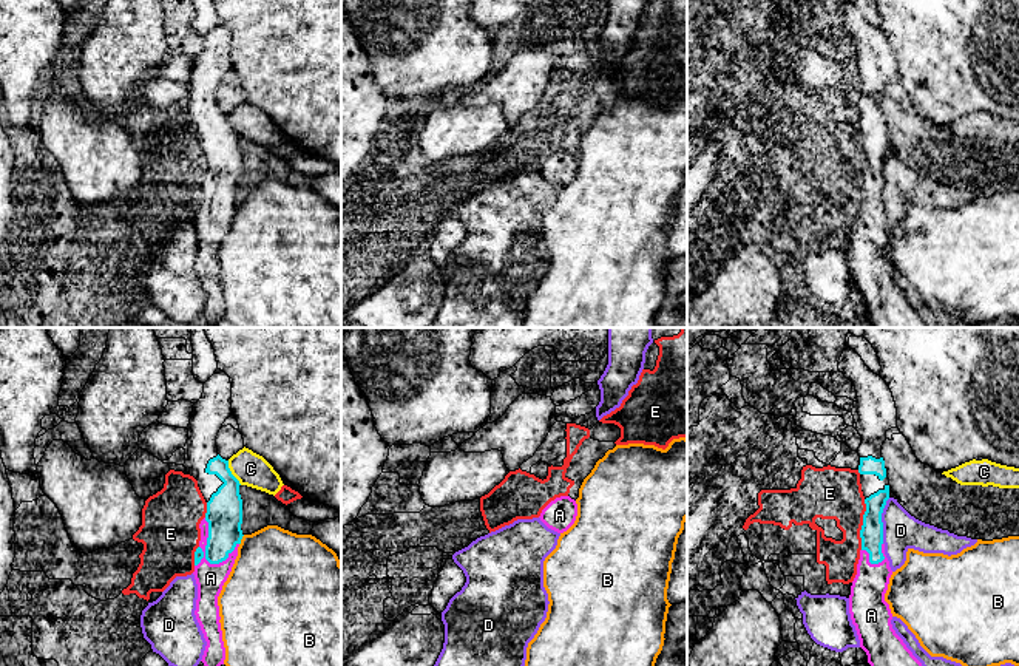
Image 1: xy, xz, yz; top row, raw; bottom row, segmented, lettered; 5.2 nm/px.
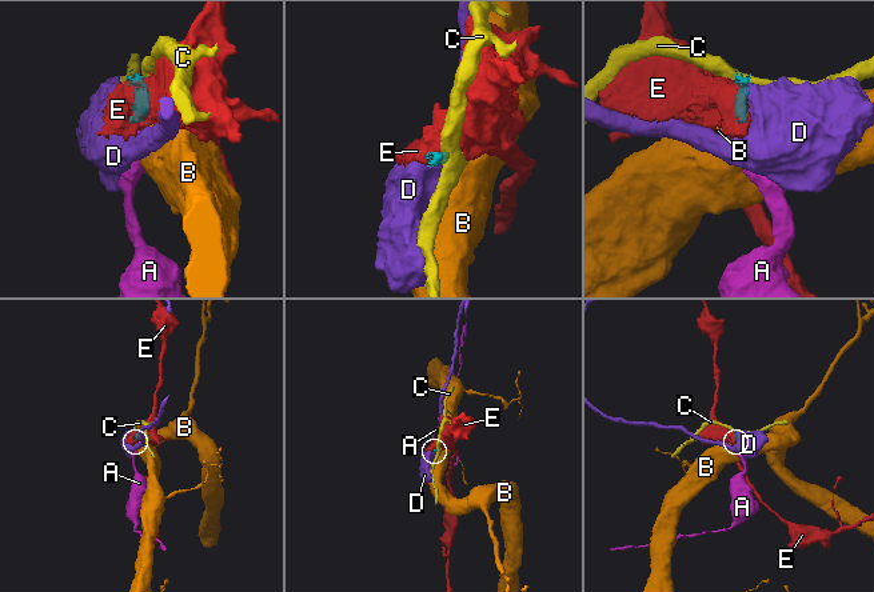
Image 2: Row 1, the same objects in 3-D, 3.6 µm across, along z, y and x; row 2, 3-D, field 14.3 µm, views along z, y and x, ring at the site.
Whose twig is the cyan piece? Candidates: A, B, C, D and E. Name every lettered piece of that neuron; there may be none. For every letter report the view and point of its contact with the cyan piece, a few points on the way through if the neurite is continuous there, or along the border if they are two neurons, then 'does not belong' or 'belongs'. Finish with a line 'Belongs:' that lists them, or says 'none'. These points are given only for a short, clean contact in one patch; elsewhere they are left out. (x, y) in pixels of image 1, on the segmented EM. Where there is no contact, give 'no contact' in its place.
A: contact xy (207, 543); way xy (224, 510), (221, 529), (207, 543), (210, 578); belongs
B: contact xy (241, 538); border xy (244, 535), (240, 544); does not belong
C: contact xy (230, 473); border xy (227, 461), (230, 473), (241, 484); does not belong
D: contact yz (880, 521); border yz (890, 498), (882, 513), (882, 543); does not belong
E: contact yz (863, 524); does not belong
Belongs: A

